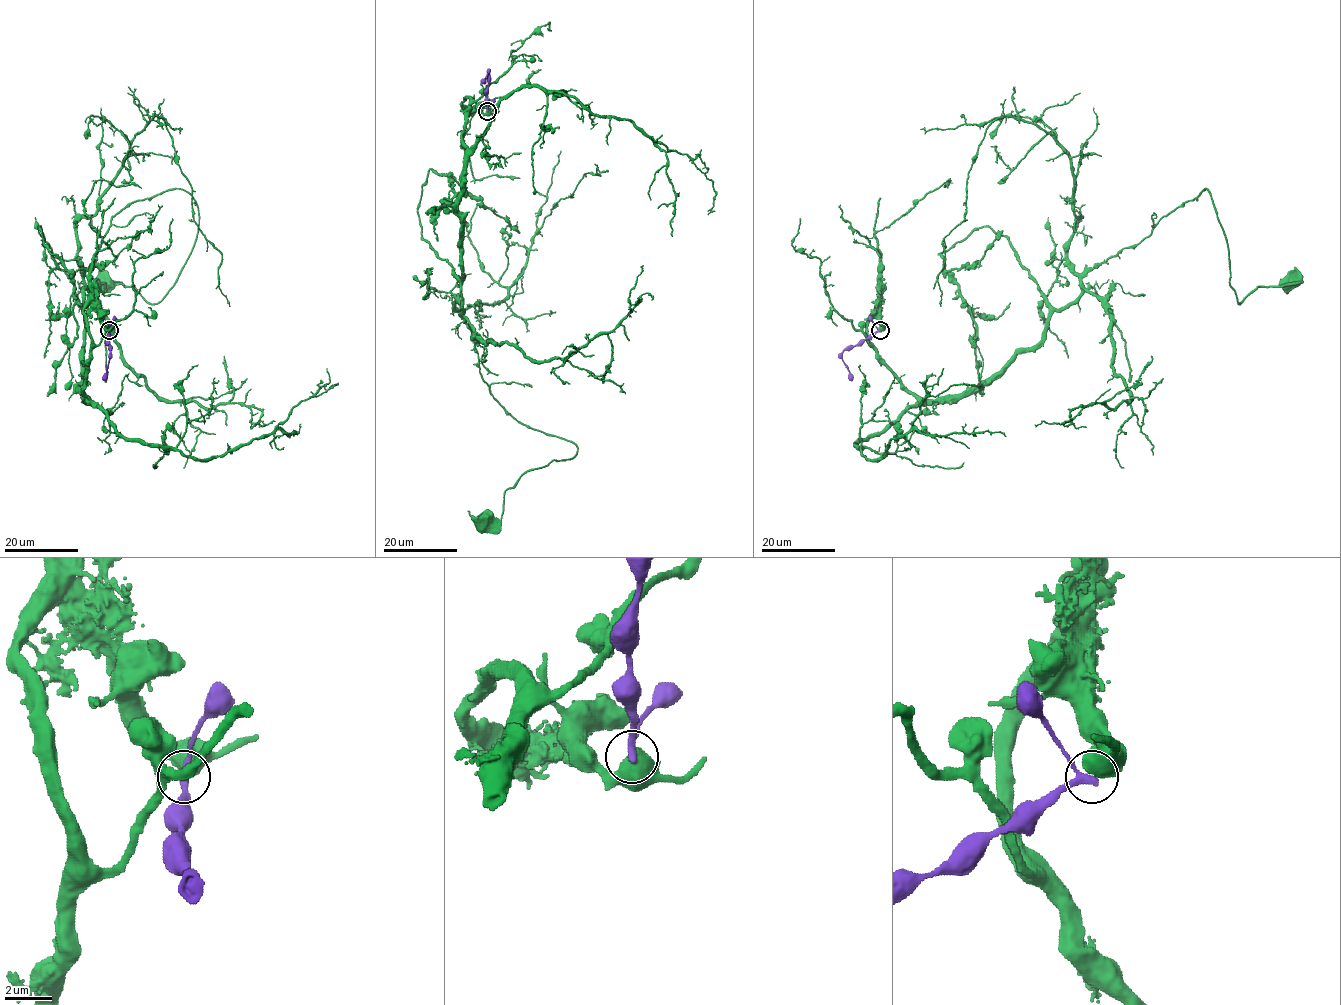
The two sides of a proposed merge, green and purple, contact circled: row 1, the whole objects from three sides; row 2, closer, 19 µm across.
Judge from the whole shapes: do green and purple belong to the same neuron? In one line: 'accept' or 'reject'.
reject

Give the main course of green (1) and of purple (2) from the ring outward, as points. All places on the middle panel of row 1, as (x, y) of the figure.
1: (487, 110), (462, 107), (469, 98), (462, 317), (489, 392), (577, 453), (528, 469), (499, 520), (482, 520)
2: (487, 110), (487, 72), (483, 82)

